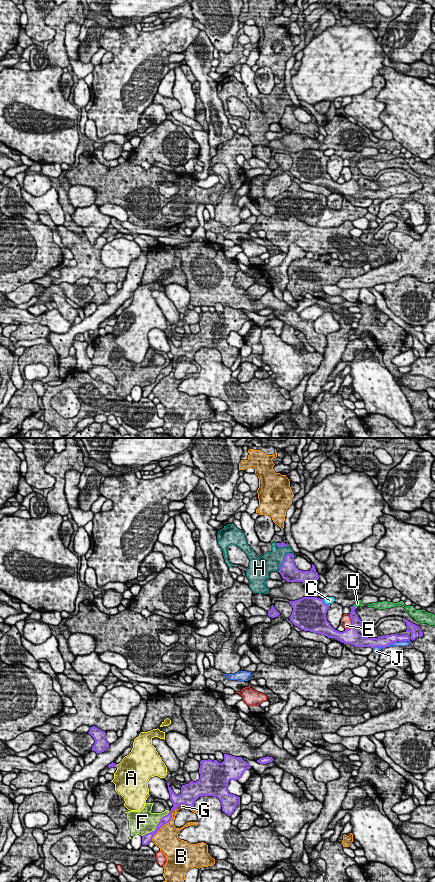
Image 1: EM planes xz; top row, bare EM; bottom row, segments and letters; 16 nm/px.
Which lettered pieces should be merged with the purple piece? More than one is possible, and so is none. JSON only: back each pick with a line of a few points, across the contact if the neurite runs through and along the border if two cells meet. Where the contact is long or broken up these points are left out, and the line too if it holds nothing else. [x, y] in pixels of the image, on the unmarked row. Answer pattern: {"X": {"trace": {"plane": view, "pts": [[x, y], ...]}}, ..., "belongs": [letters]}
{"belongs": ["D"]}

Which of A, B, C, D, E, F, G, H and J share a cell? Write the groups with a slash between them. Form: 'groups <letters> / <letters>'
groups A / B G / C / D / E / F / H / J

